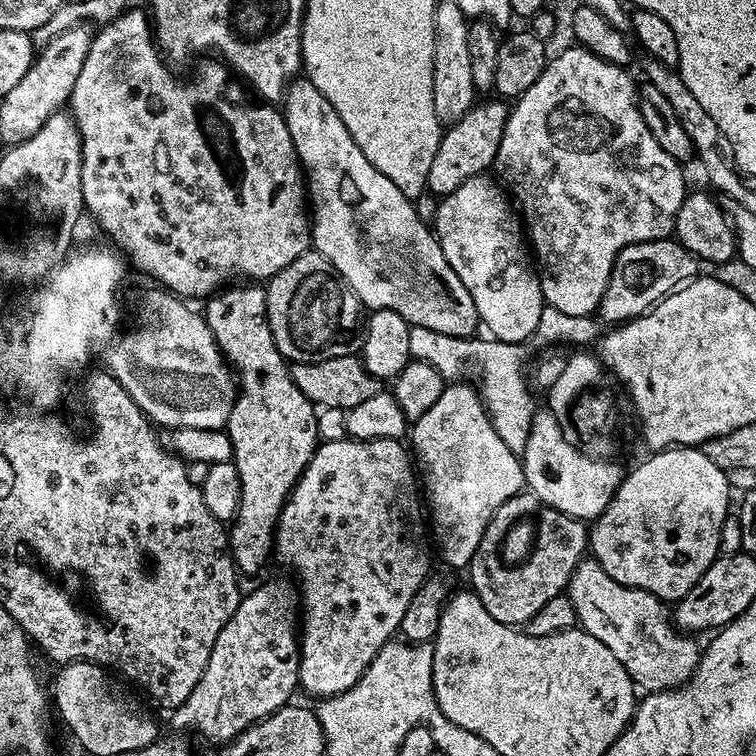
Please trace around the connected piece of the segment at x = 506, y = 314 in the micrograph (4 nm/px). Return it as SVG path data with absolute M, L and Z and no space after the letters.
M481 174L466 178L458 190L437 204L436 238L446 262L462 278L462 286L470 290L480 324L488 327L495 339L507 344L527 342L546 305L537 269L526 247L526 232L509 193L491 175Z

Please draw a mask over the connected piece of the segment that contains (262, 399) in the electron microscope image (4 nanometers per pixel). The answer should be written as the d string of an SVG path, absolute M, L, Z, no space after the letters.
M228 286L207 301L209 304L208 312L206 311L206 319L217 346L224 353L225 360L238 373L240 393L236 397L231 414L228 415L226 431L232 443L232 460L242 482L242 498L236 511L236 519L230 524L232 561L241 573L256 572L267 562L268 556L270 560L274 552L274 537L276 526L280 523L280 512L292 493L292 487L300 481L300 475L306 470L318 447L317 409L306 398L306 394L302 394L302 390L294 386L289 365L276 348L268 325L264 293L265 289L260 286Z

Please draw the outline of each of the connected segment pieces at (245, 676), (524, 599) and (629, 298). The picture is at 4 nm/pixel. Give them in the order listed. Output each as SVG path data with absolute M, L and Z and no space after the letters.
M268 580L265 584L258 585L249 596L248 593L241 595L238 610L234 610L226 626L222 626L218 639L214 641L214 650L210 650L210 662L206 662L206 670L202 670L198 686L194 686L190 698L186 698L182 706L171 709L172 724L176 727L173 729L183 730L185 733L197 732L210 743L216 744L215 746L223 746L242 734L242 730L274 714L274 710L295 697L292 695L300 688L298 609L301 607L302 597L297 585L289 580Z
M520 491L498 506L478 542L470 565L471 591L476 593L488 613L498 618L498 622L523 626L530 618L534 618L534 614L538 614L538 610L542 610L542 606L546 606L546 602L550 602L550 598L561 595L567 589L574 570L585 559L589 548L590 528L585 521L570 518L546 506L530 491Z
M675 238L638 242L626 246L614 262L606 294L602 294L598 316L601 316L608 326L633 320L635 316L649 312L659 300L664 299L677 288L687 284L701 271L701 268L701 261L685 250Z

